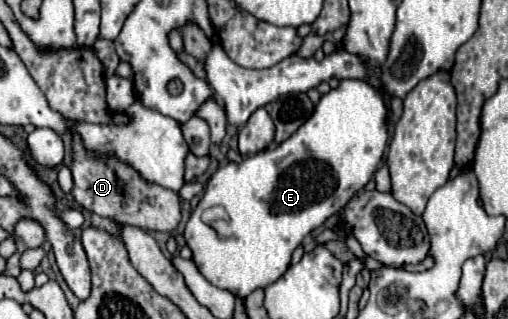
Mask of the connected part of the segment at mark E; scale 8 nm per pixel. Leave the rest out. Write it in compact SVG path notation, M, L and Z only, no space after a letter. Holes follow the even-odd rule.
M340 79L336 89L320 97L312 119L292 139L240 165L220 167L184 231L198 271L212 285L236 297L248 297L254 289L274 283L288 269L292 251L302 239L338 213L374 177L388 147L386 119L386 103L374 87L362 79ZM214 205L222 205L228 219L208 223L214 231L206 231L200 215ZM216 231L226 231L226 237L218 237Z

